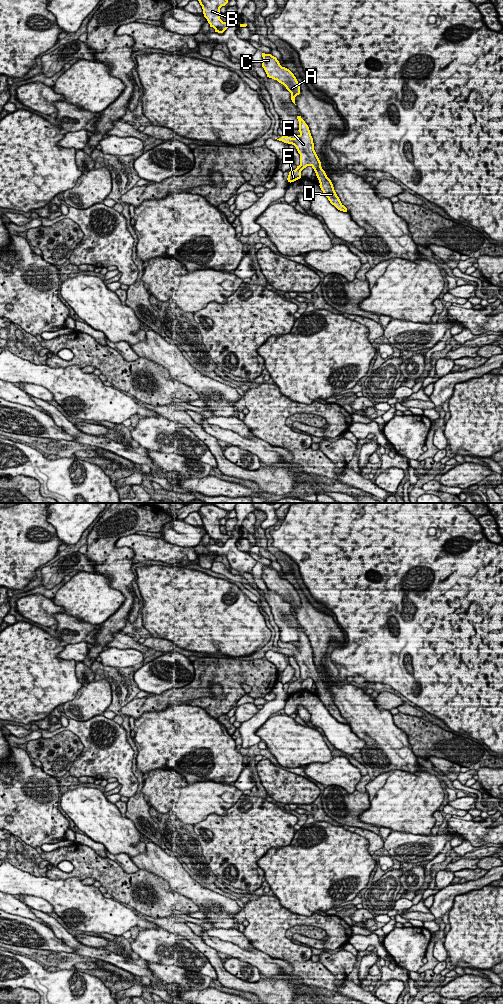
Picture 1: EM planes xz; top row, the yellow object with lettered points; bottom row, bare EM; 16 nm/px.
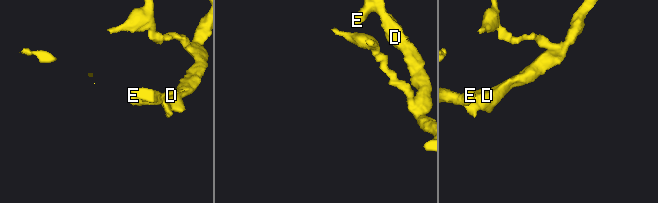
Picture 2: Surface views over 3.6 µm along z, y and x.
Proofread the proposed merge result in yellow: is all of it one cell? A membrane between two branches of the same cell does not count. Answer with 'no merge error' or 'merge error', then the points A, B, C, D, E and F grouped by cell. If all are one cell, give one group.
no merge error; groups A B C D E F

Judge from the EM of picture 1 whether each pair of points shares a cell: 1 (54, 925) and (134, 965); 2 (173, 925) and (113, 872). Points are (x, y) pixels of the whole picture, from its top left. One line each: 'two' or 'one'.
1: one
2: two

